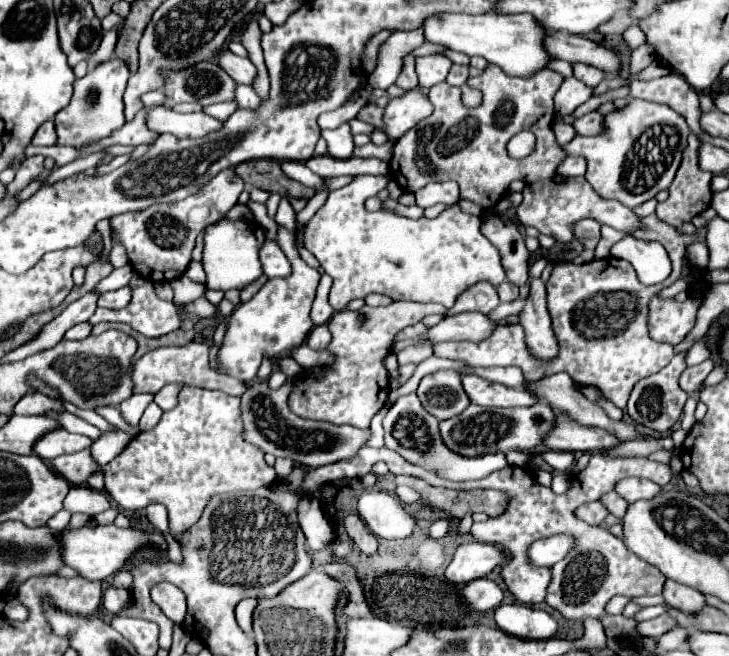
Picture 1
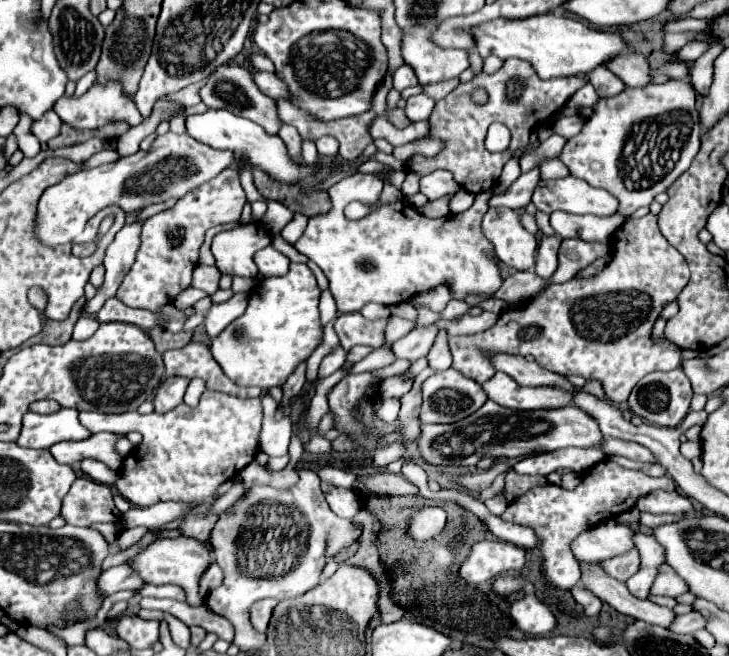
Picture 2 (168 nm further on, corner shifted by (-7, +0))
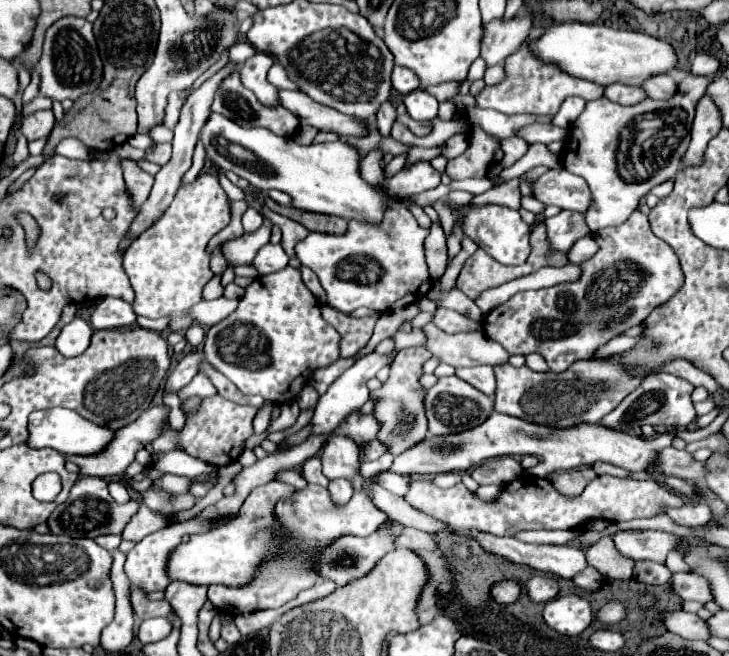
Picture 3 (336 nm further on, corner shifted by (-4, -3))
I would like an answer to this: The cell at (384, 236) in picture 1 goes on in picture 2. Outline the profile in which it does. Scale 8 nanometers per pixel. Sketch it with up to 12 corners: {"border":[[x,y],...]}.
{"border":[[383,181],[329,188],[295,248],[329,280],[337,312],[397,304],[433,286],[495,296],[483,236],[493,192],[453,218],[374,204]]}

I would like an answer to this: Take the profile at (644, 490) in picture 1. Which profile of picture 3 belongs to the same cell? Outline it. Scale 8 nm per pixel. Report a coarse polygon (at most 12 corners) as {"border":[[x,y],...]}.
{"border":[[706,503],[668,509],[678,525],[700,527],[712,519]]}

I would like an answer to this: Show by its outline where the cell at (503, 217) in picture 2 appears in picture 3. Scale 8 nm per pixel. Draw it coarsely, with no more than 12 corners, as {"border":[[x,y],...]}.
{"border":[[460,205],[464,237],[502,265],[530,255],[530,227],[504,205]]}

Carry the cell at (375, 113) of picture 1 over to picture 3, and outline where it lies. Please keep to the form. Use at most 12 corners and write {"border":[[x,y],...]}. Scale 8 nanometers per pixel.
{"border":[[408,113],[400,115],[414,135],[424,137],[432,131],[432,121],[414,121]]}

